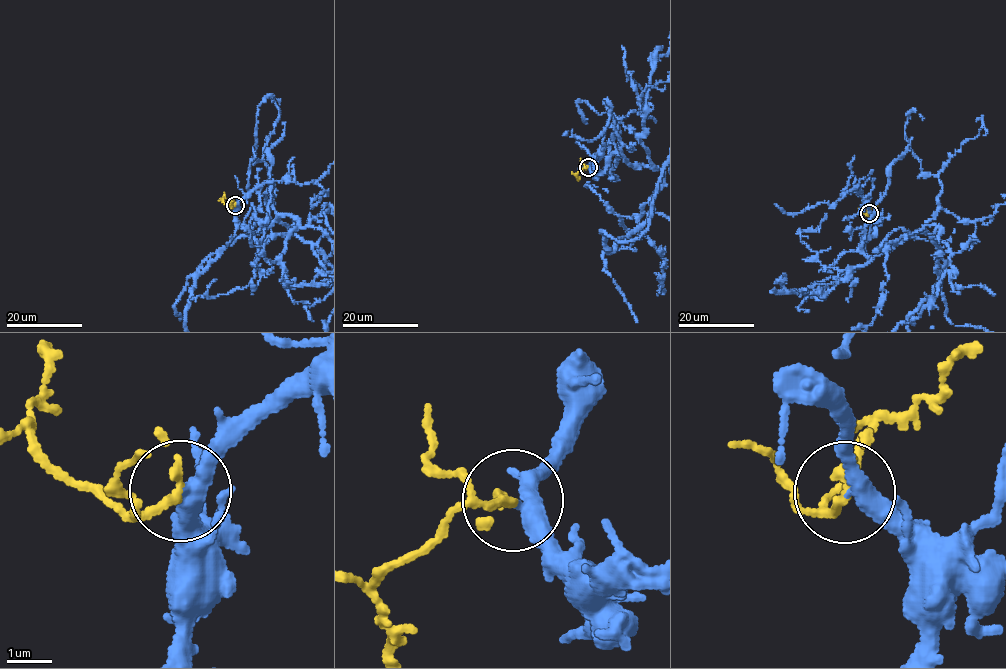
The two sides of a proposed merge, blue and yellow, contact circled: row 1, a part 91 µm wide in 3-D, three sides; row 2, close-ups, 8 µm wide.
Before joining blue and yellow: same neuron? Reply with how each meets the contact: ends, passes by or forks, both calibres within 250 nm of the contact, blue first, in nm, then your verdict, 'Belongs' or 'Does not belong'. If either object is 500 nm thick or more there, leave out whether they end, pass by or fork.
At the ring blue passes by. At the ring yellow passes by. Thickness 360 nm (blue) against 180 nm. Belongs

